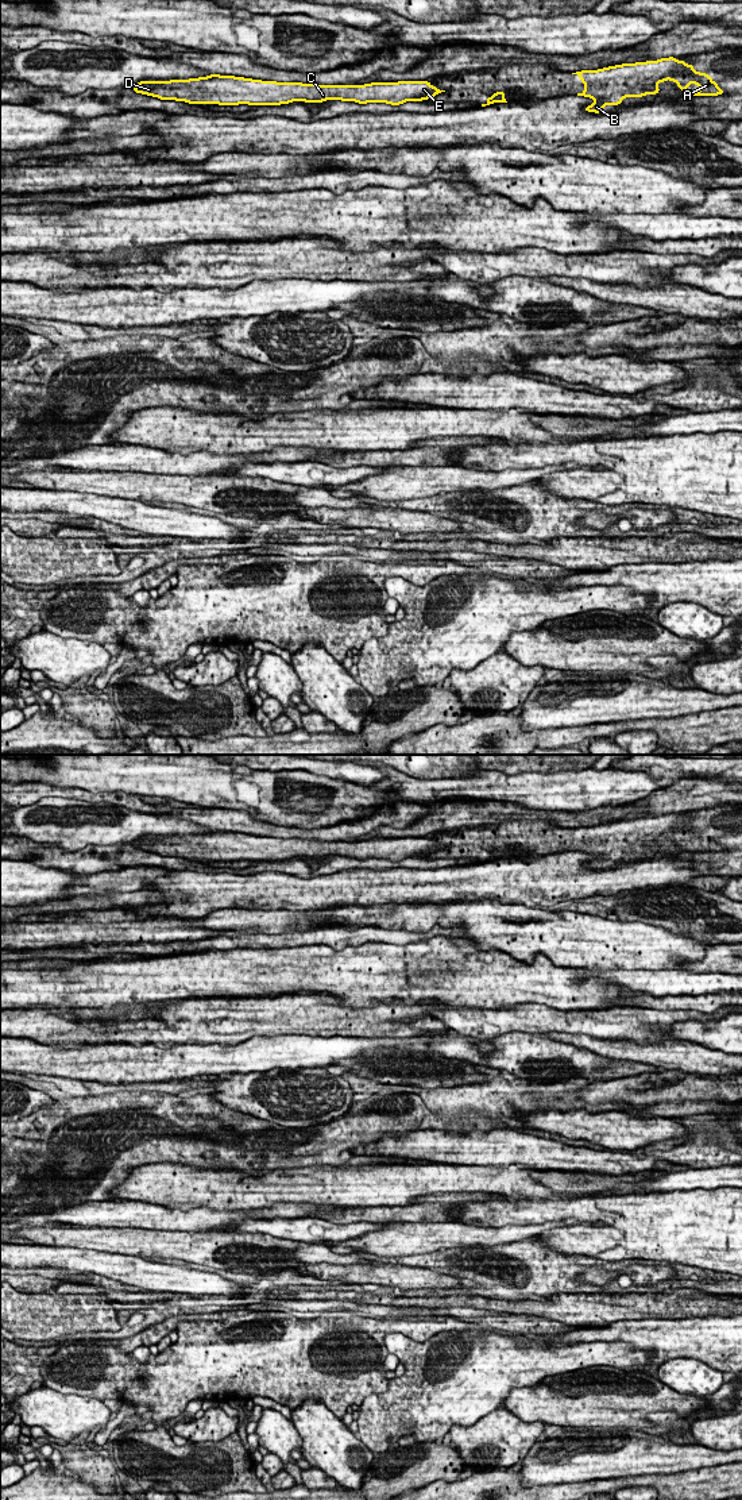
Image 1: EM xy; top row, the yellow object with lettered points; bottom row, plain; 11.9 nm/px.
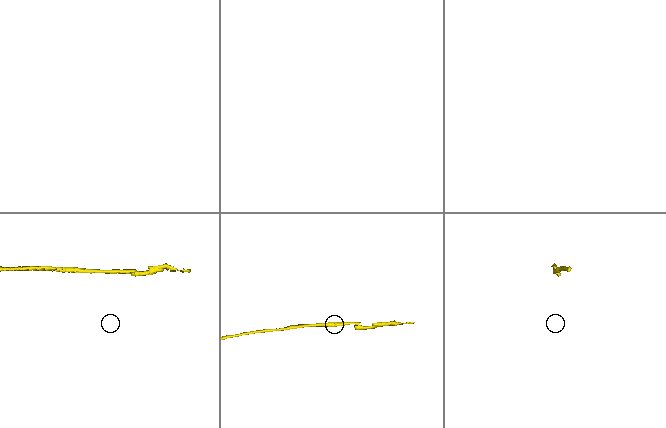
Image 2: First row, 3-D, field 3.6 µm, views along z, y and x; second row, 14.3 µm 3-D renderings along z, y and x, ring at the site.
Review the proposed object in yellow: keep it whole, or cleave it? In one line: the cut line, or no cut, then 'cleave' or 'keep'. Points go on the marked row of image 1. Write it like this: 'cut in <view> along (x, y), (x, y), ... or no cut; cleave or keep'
cut in xy along (491, 96), (497, 101); cleave

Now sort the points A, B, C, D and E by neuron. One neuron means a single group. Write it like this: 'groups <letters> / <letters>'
groups A B / C D E

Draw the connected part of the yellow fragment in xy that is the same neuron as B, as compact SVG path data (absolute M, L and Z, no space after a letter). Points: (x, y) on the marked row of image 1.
M675 57L657 61L622 63L598 70L581 70L577 74L584 84L584 92L577 96L594 99L594 104L584 108L587 112L603 112L604 105L618 105L626 97L642 97L657 95L658 82L670 80L677 82L683 92L691 84L696 84L699 90L693 96L724 95L710 74L696 72L693 65L677 61Z

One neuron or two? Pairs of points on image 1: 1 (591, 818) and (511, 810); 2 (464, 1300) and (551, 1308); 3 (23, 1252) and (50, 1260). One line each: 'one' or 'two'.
1: one
2: one
3: one

